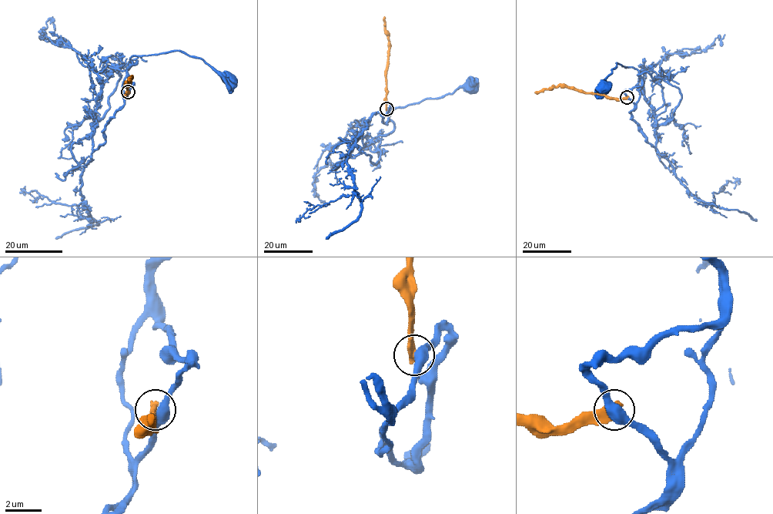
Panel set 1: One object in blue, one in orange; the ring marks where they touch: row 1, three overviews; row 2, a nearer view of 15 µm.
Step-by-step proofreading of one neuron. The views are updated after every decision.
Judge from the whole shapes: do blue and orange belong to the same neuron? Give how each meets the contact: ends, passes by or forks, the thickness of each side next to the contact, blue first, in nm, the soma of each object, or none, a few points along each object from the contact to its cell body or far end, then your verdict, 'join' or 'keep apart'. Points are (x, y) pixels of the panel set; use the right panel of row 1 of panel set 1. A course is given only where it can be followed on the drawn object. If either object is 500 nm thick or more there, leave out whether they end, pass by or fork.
calibres 500 and 480 nm; soma blue (605, 88); soma orange none; course blue (627, 97), (624, 91), (641, 85), (639, 72), (630, 67), (617, 62), (605, 80), (605, 89); course orange (627, 97), (611, 99), (560, 85), (534, 92); keep apart

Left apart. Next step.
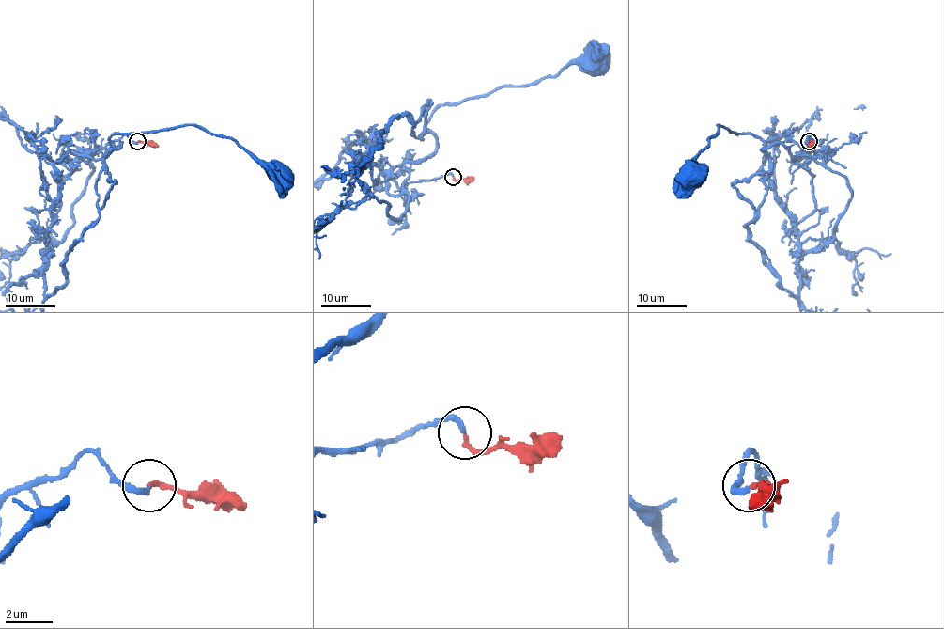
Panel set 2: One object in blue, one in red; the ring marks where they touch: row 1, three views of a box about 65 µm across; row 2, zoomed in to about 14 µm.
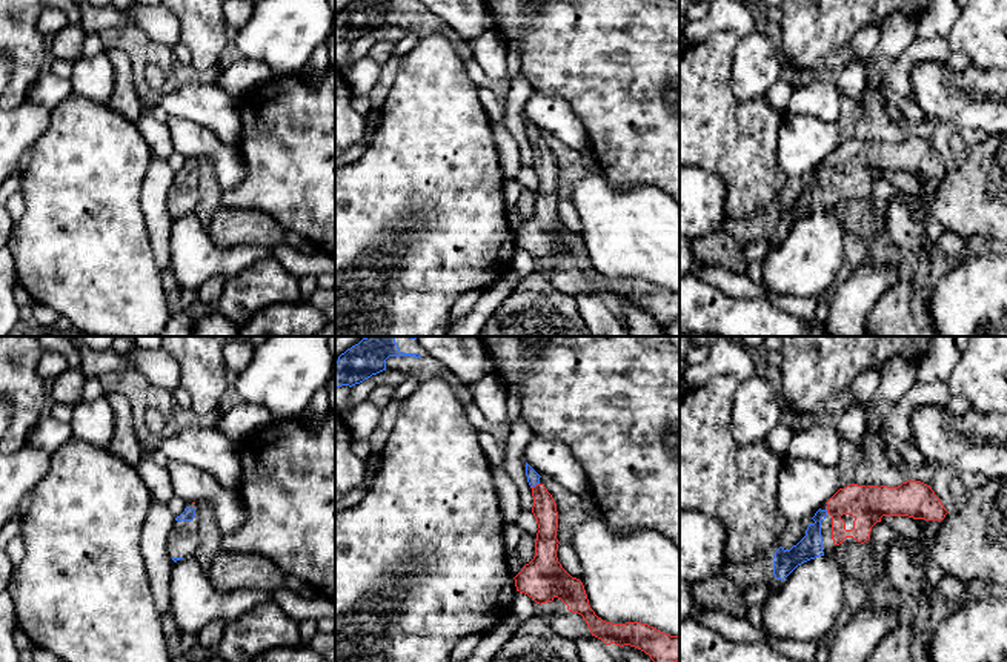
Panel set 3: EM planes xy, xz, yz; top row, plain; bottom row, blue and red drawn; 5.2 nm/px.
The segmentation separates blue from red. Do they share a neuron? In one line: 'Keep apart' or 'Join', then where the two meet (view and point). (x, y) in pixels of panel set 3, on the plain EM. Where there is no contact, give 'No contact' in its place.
Join. Touches blue at xz (534, 142)

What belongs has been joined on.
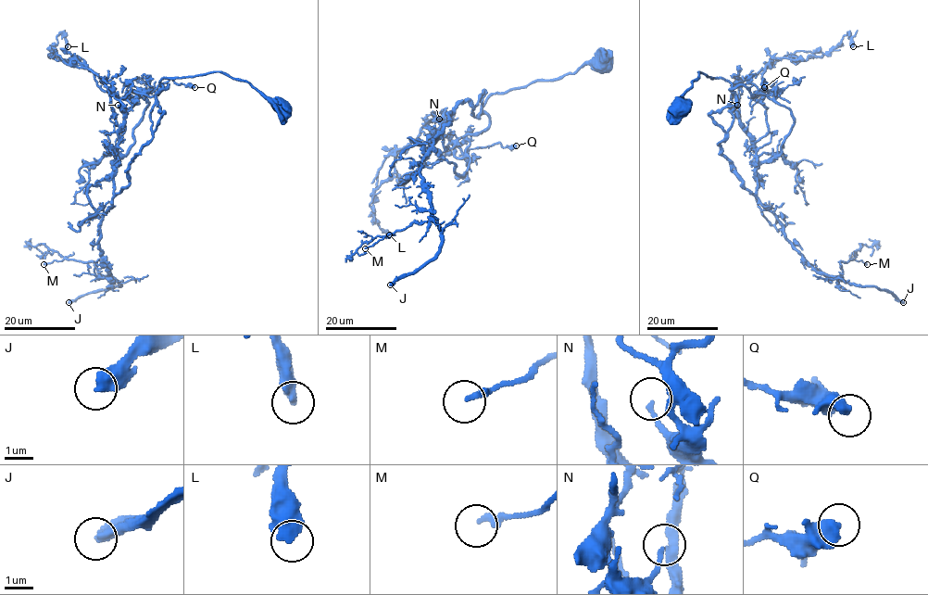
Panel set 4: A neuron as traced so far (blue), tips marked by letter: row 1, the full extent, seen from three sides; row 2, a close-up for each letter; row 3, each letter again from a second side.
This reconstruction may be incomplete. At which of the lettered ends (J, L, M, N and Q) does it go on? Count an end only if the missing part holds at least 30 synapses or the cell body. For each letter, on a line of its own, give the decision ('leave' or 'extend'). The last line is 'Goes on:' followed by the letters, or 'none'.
J: extend
L: leave
M: leave
N: leave
Q: leave
Goes on: J

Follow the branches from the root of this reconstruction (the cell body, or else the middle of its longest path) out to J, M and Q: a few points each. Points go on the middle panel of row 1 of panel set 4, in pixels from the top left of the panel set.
J: (604, 63), (493, 93), (478, 117), (468, 101), (449, 114), (420, 171), (440, 250), (390, 284)
M: (604, 63), (493, 93), (478, 117), (470, 103), (461, 102), (422, 159), (432, 218), (365, 248)
Q: (604, 63), (584, 63), (572, 73), (493, 93), (481, 109), (489, 125), (466, 135), (467, 148), (516, 145)

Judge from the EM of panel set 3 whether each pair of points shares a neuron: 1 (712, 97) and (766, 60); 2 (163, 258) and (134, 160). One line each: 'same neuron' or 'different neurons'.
1: different neurons
2: different neurons

